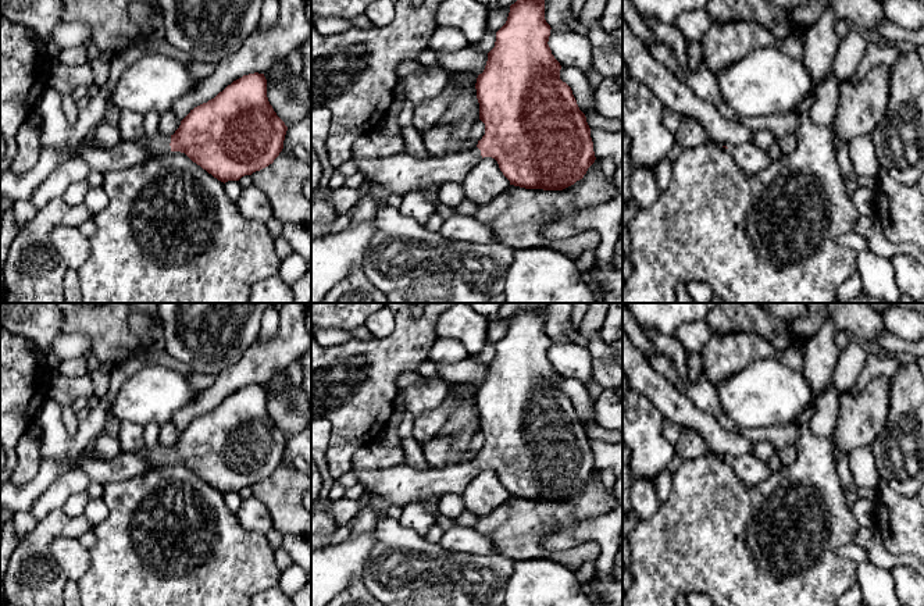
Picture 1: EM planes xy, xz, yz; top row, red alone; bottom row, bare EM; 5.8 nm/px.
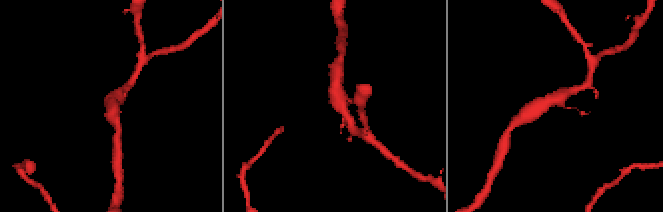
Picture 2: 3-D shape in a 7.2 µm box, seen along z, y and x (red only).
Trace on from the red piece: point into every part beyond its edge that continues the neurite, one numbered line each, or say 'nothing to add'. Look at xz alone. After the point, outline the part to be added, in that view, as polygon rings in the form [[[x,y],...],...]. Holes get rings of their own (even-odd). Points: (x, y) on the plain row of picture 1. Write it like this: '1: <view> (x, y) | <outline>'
1: xz (399, 485) | [[[474,459],[445,468],[415,470],[404,464],[354,473],[365,491],[381,495],[390,505],[406,506],[417,499],[439,498],[445,493],[461,495],[481,470],[481,461]]]

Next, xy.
1: xy (159, 456) | [[[157,445],[154,449],[145,449],[139,453],[147,463],[150,468],[168,466],[171,464],[171,448],[164,448],[161,445]]]

